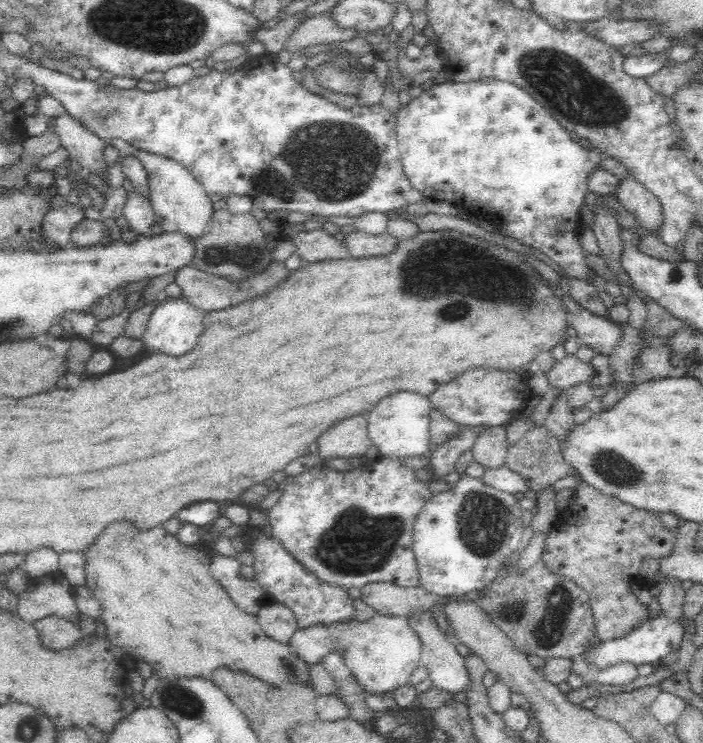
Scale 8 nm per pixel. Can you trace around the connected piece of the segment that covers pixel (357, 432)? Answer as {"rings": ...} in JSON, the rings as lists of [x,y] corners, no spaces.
{"rings":[[[364,414],[350,416],[330,426],[318,440],[319,454],[326,458],[362,457],[371,447]]]}

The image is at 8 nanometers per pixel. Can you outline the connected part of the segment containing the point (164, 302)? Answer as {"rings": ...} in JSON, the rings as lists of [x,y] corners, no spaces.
{"rings":[[[161,297],[160,303],[156,306],[147,321],[147,328],[142,340],[151,352],[162,352],[170,356],[182,356],[188,350],[194,348],[196,338],[202,332],[202,319],[204,313],[198,308],[191,306],[183,297],[170,299]]]}

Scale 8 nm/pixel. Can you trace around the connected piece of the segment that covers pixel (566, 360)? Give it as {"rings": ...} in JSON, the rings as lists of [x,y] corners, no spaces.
{"rings":[[[566,354],[552,366],[546,376],[551,386],[567,389],[592,380],[597,373],[591,363],[584,363],[575,354]]]}

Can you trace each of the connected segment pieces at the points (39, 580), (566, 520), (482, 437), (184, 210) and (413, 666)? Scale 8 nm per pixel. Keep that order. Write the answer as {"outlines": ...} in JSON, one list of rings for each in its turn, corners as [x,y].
{"outlines":[[[[56,570],[30,577],[26,590],[18,594],[16,613],[22,620],[32,623],[56,615],[78,625],[81,612],[75,601],[74,586]]],[[[582,482],[575,487],[575,502],[558,511],[552,522],[541,559],[588,593],[597,638],[609,641],[650,618],[648,608],[630,593],[629,586],[643,579],[640,566],[645,557],[658,559],[672,552],[675,534],[676,530],[662,527],[658,513],[636,508]]],[[[490,426],[477,429],[477,437],[471,450],[474,461],[487,469],[498,468],[505,464],[510,446],[505,427]]],[[[136,147],[130,148],[130,150],[148,170],[149,196],[152,200],[155,222],[160,225],[164,232],[178,232],[193,243],[198,238],[202,238],[206,234],[209,222],[215,212],[210,196],[202,184],[196,181],[186,168],[183,168],[178,162],[166,158],[166,156],[142,152],[140,149],[136,150]]],[[[375,612],[365,622],[358,622],[353,617],[334,624],[310,624],[294,632],[288,644],[308,666],[322,662],[330,652],[338,652],[357,684],[370,695],[391,693],[400,686],[408,685],[410,675],[420,667],[420,637],[408,625],[406,616],[402,615],[386,616]]]]}

